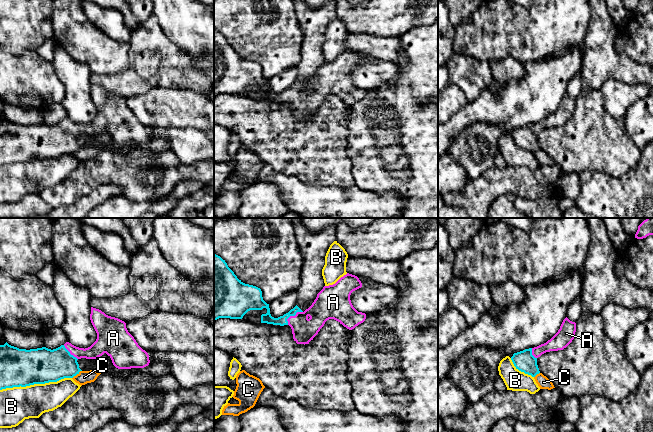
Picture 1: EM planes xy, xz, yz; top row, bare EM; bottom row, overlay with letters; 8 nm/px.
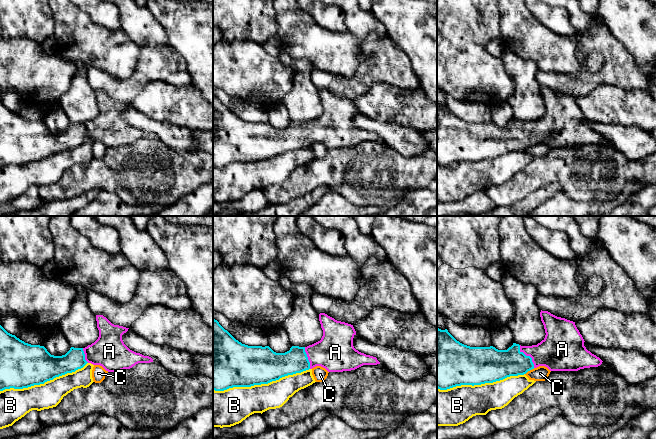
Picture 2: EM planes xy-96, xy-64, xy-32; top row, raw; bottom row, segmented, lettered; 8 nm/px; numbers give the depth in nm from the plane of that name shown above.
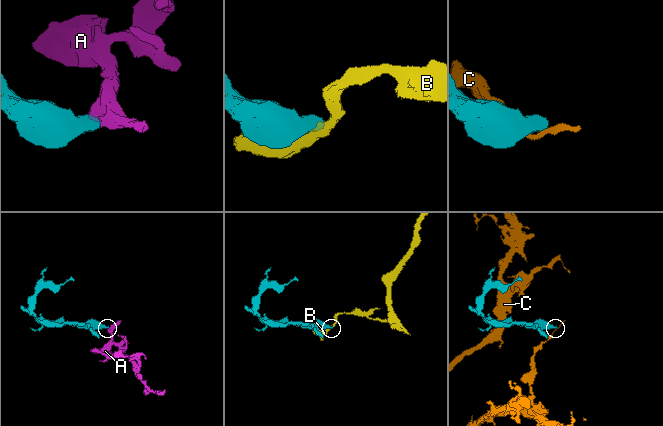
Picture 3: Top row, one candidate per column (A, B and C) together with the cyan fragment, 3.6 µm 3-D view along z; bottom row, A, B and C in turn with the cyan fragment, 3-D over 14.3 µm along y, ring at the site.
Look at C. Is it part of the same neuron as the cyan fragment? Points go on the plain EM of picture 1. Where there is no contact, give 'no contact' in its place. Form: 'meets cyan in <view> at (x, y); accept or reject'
meets cyan in xy at (76, 150); reject

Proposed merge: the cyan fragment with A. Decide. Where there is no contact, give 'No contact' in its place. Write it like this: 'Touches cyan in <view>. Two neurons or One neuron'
Touches cyan in xz. One neuron

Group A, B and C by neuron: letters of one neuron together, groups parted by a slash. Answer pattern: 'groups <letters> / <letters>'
groups A / B / C

